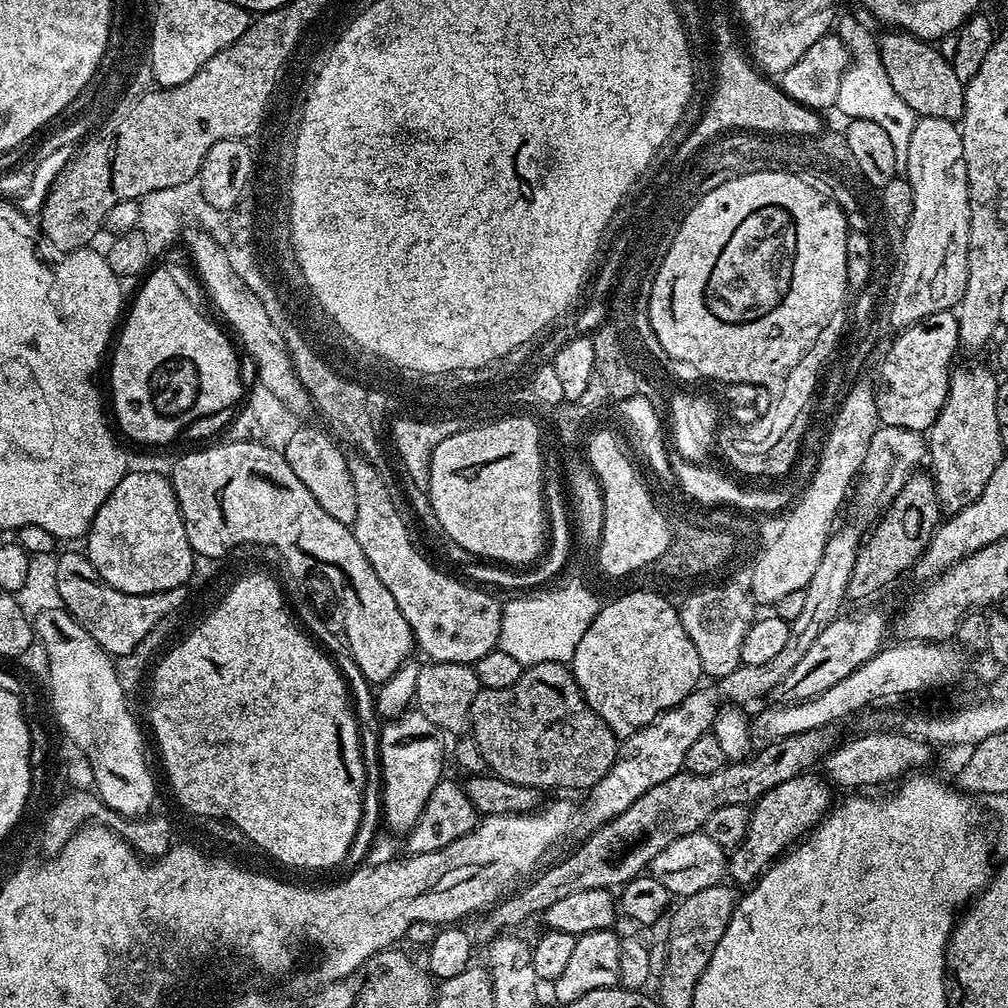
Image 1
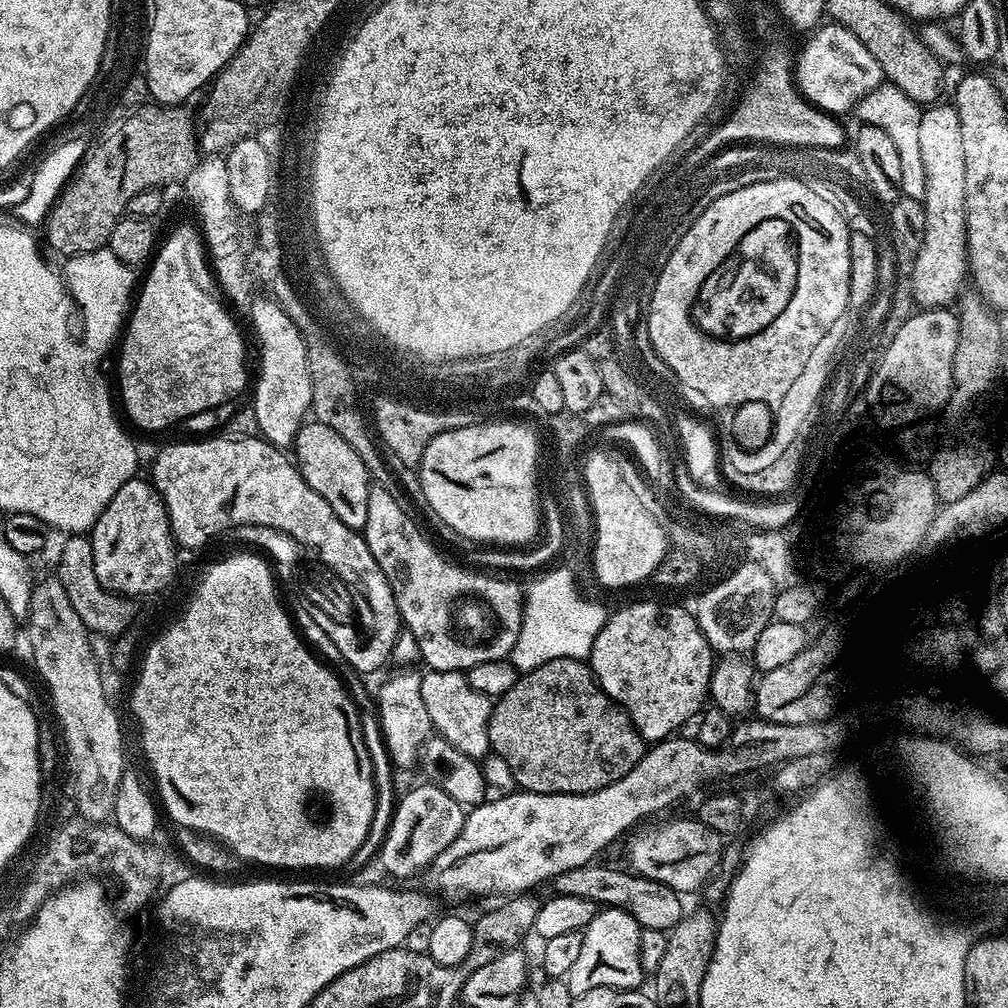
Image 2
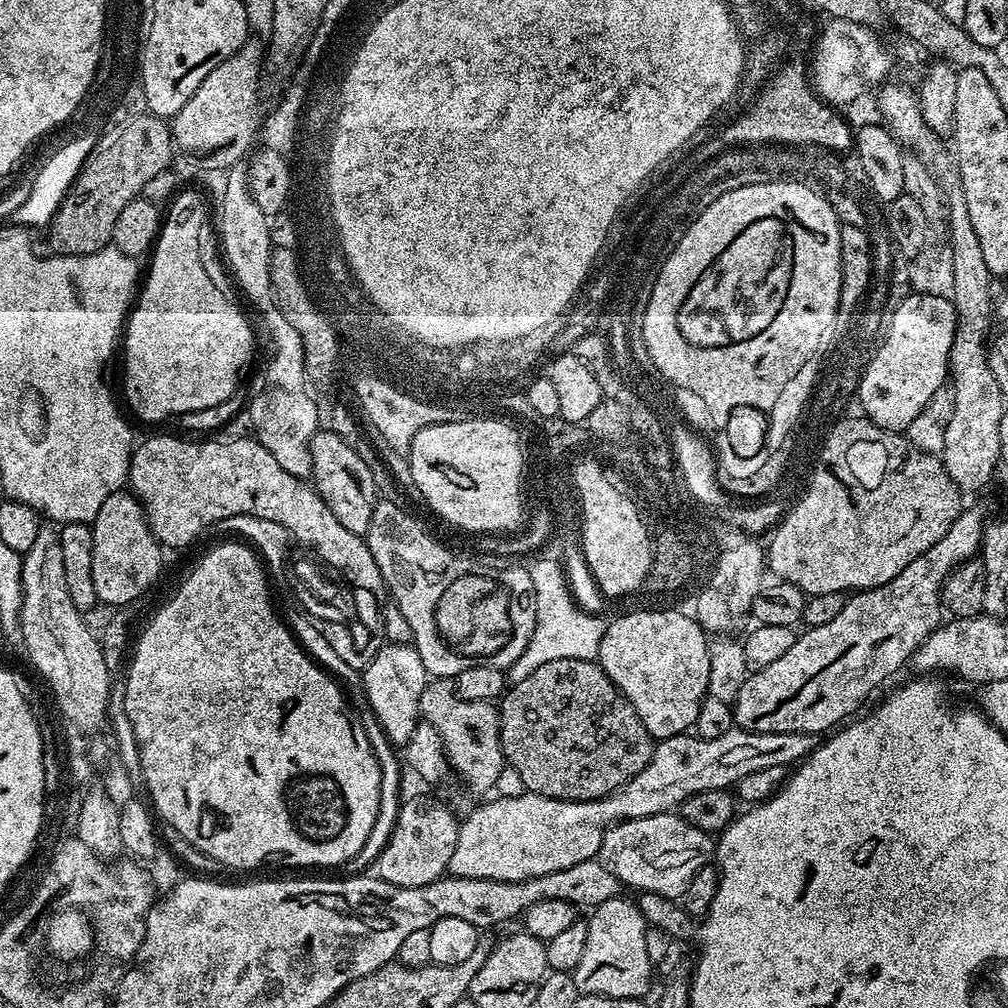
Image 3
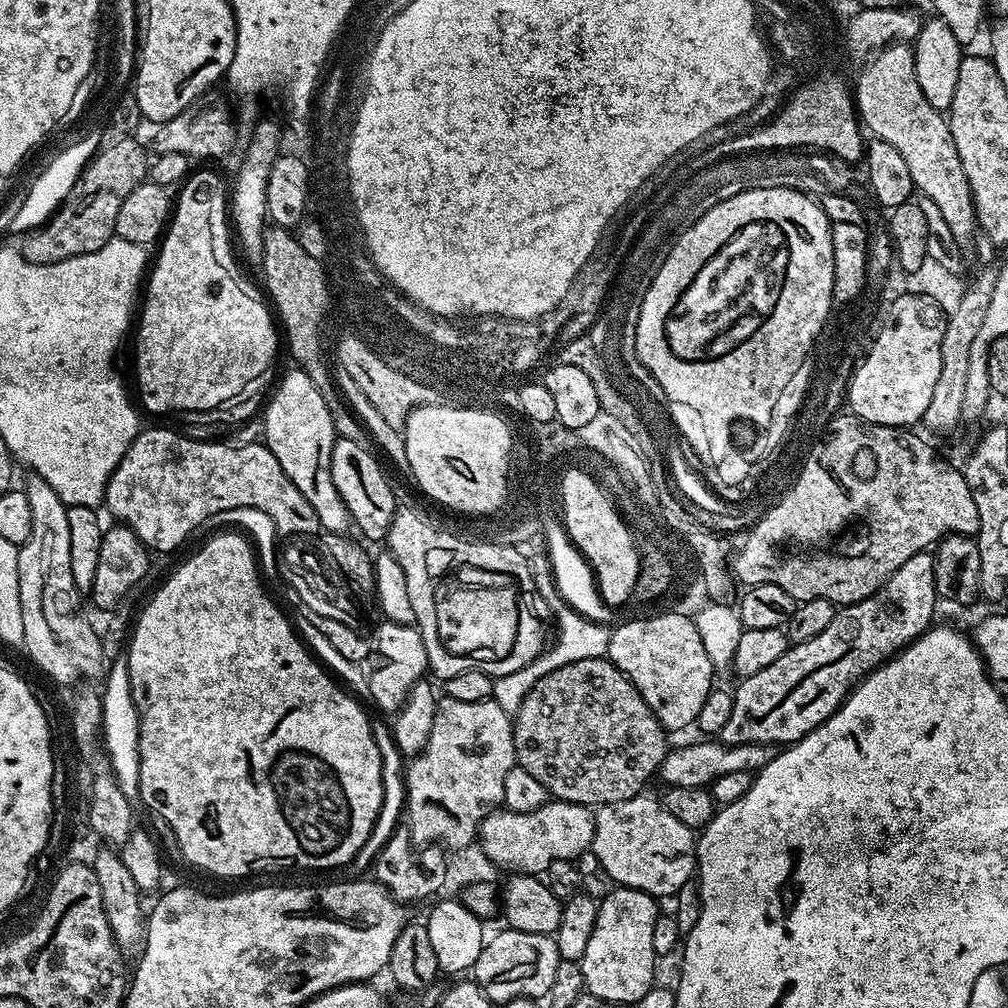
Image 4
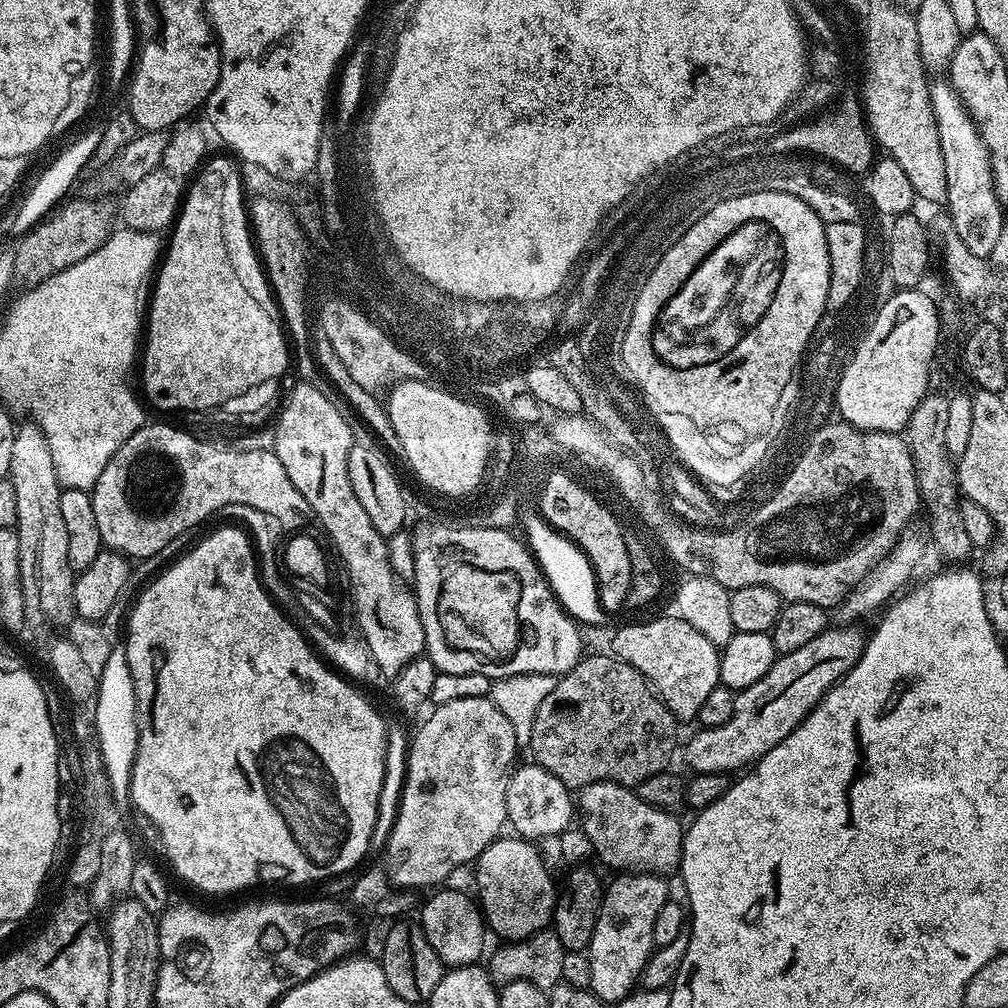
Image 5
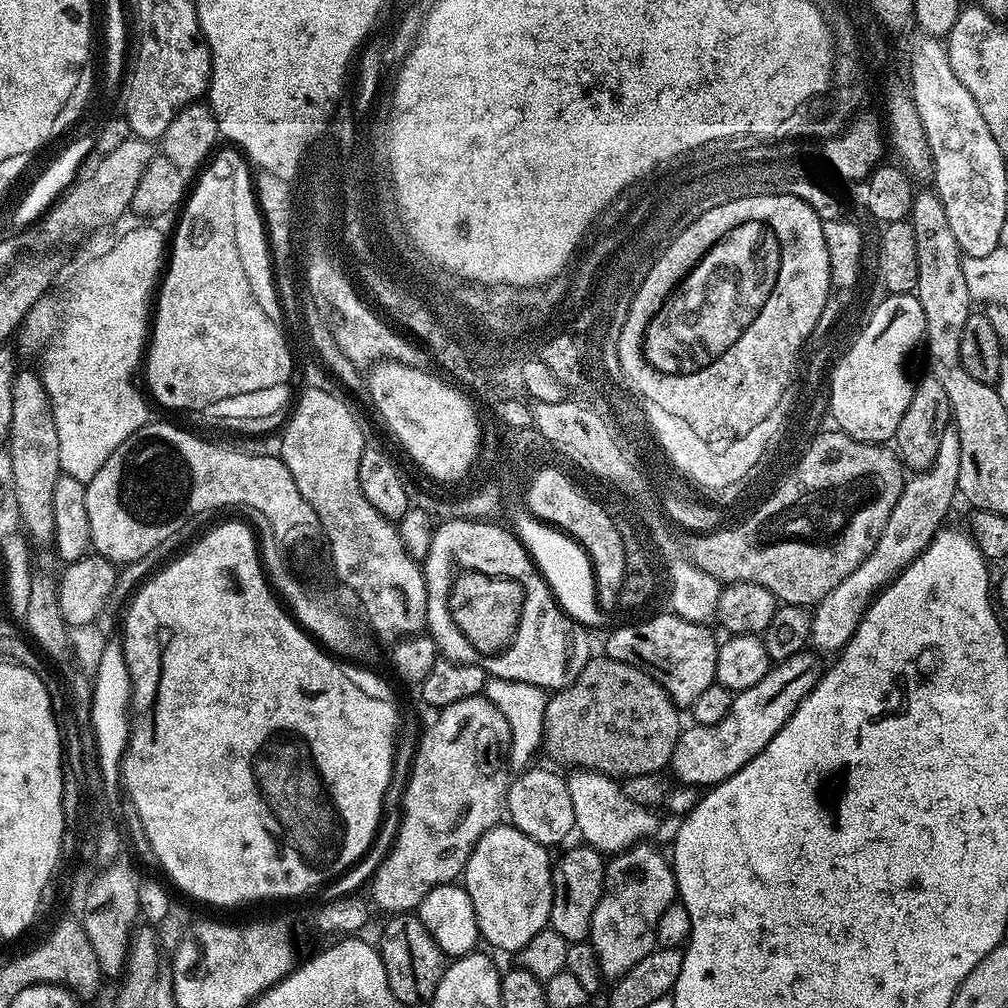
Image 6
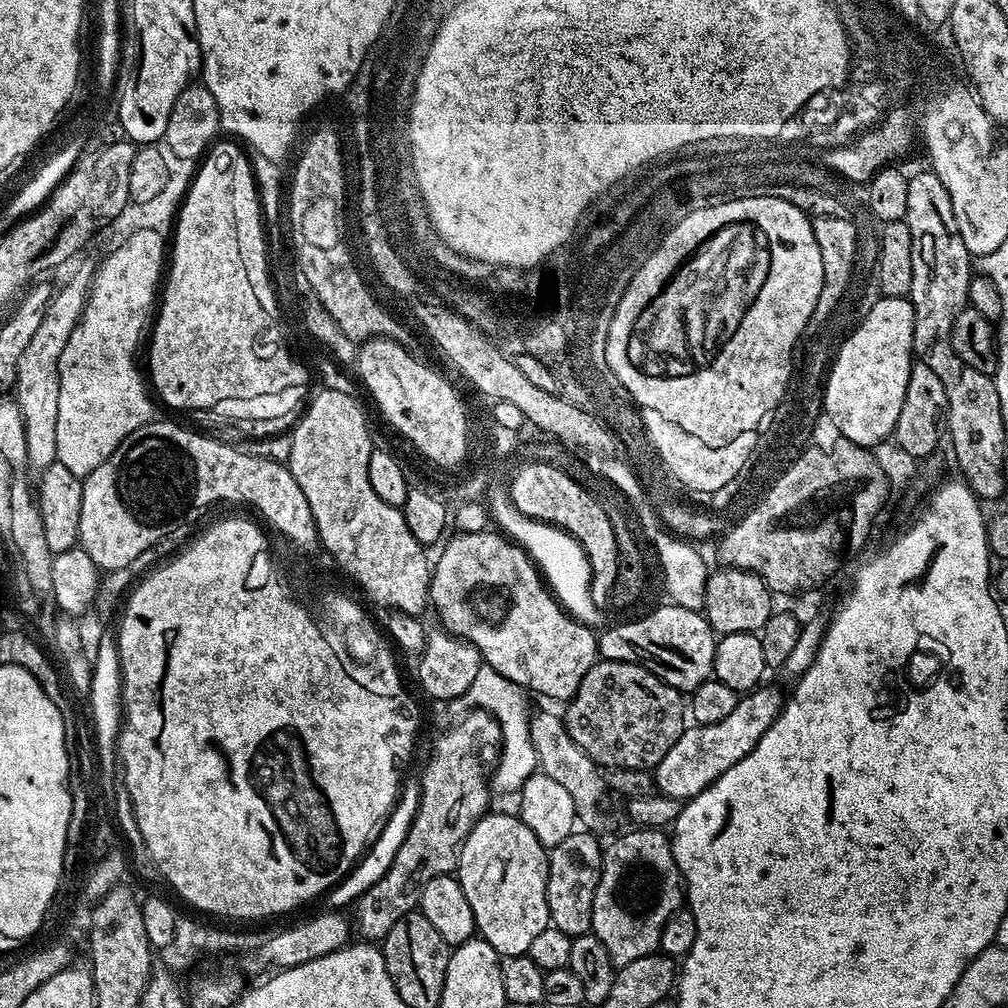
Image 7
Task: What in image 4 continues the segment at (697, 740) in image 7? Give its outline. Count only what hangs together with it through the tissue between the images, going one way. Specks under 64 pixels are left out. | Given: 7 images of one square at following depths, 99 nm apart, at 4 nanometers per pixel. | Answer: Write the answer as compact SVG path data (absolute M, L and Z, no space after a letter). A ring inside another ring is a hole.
M925 550L914 554L881 586L874 595L862 602L841 607L825 630L802 643L792 644L800 652L800 668L812 672L812 696L784 696L794 686L794 654L782 654L778 662L758 670L758 674L743 677L734 688L730 722L718 733L722 744L771 744L787 746L796 743L829 719L827 714L812 714L820 696L816 696L816 680L820 672L828 672L828 704L838 707L844 703L852 688L874 669L891 659L906 645L912 643L933 623L934 608L938 603L935 586L933 553ZM932 620L932 621L931 621ZM812 648L812 660L808 660Z

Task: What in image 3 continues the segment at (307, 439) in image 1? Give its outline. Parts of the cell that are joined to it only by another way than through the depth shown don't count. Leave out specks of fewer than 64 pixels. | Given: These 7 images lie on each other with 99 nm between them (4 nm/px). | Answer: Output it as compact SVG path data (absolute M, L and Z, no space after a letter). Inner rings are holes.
M323 430L316 431L312 439L312 462L311 479L317 494L324 499L326 506L330 506L334 518L338 518L346 530L364 536L370 526L370 518L374 518L374 506L378 499L370 466L362 462L360 455L342 437Z

